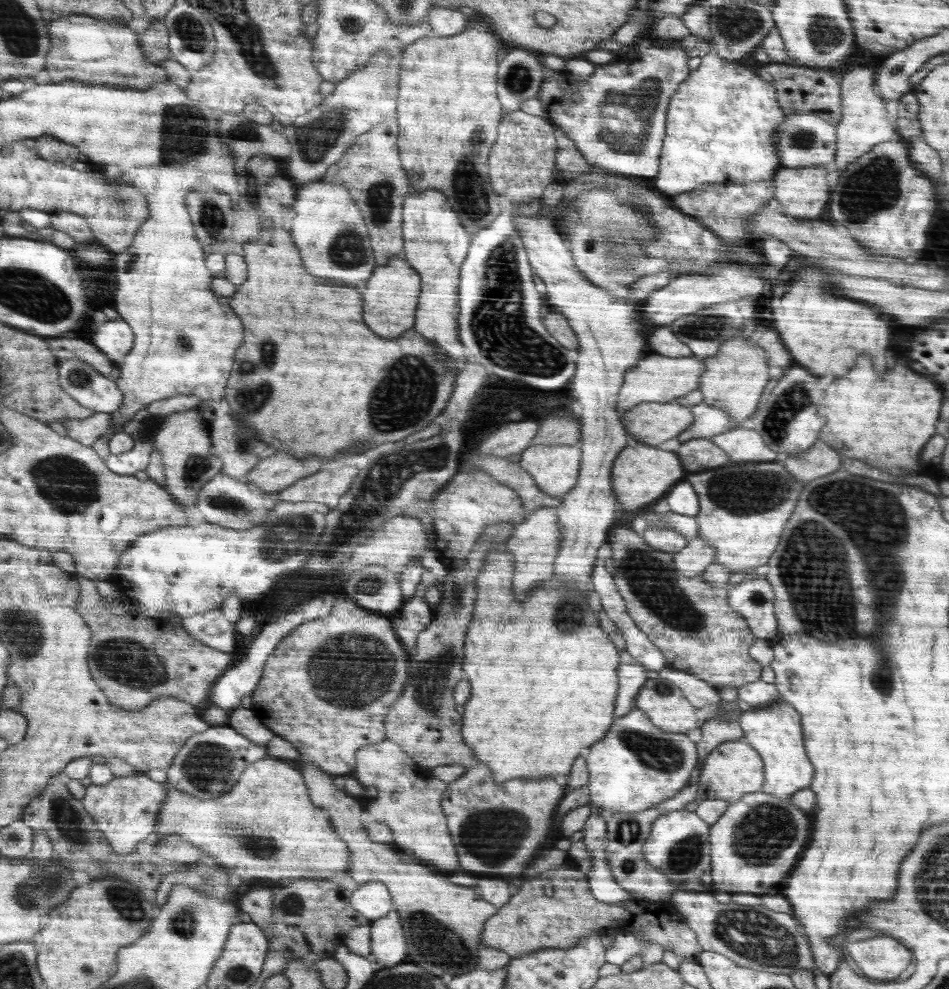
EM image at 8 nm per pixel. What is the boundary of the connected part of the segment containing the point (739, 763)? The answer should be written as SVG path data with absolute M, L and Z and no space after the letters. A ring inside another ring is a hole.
M742 738L718 746L709 754L700 772L696 774L699 778L697 798L700 798L700 801L719 799L732 802L761 790L764 782L764 764L758 751Z

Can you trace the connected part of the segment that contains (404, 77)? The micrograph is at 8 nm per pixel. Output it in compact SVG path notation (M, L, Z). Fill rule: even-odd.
M475 16L469 20L469 26L464 32L456 36L428 36L426 39L417 40L416 43L410 44L410 48L406 47L406 52L401 51L400 82L402 84L402 92L398 92L398 124L402 124L402 164L406 164L406 172L410 172L410 176L414 176L414 190L416 192L424 192L428 188L438 188L438 192L446 192L446 196L450 196L449 202L458 212L462 225L469 231L469 236L475 236L476 232L480 232L480 226L486 228L490 226L490 222L500 214L500 198L498 194L492 190L490 178L488 178L488 154L490 154L490 146L496 142L498 136L498 124L502 121L502 104L496 94L496 48L500 48L503 42L501 38L494 33L493 26L488 20L482 16Z

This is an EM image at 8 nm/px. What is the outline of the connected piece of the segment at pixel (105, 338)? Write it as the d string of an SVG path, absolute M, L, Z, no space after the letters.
M126 320L110 321L100 326L100 330L94 334L94 340L90 342L115 362L121 363L136 347L137 334Z

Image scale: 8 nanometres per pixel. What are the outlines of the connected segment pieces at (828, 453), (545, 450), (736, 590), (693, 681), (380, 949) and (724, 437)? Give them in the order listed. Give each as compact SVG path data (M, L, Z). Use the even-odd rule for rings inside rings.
M819 439L812 448L806 449L798 457L781 457L782 464L793 474L798 482L810 482L811 480L832 474L842 467L841 458L826 446L826 442Z
M534 444L526 449L523 449L522 458L520 458L519 465L524 467L530 476L538 484L538 488L542 492L546 492L548 496L566 495L577 486L578 464L581 464L581 447L579 444Z
M764 576L744 581L728 590L729 604L738 616L744 616L749 628L759 639L771 639L777 634L774 614L774 590Z
M666 666L659 671L659 676L678 686L696 708L712 706L721 701L717 688L692 674Z
M396 910L371 922L372 956L383 968L392 968L406 956L406 937Z
M738 426L722 434L714 435L711 441L722 448L729 463L760 463L779 460L772 448L765 443L761 433Z

